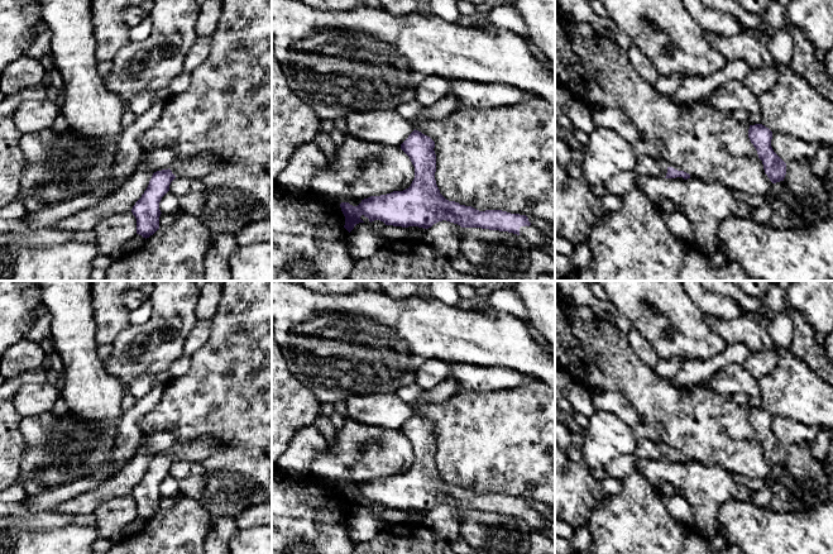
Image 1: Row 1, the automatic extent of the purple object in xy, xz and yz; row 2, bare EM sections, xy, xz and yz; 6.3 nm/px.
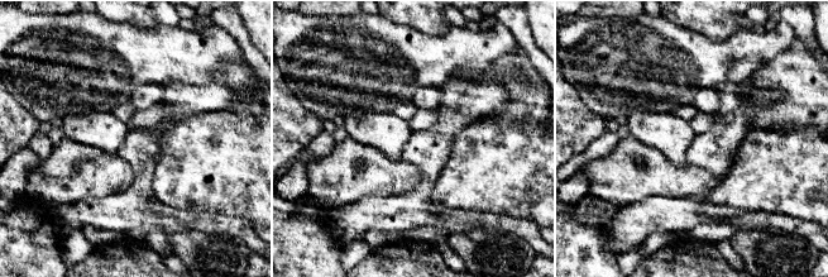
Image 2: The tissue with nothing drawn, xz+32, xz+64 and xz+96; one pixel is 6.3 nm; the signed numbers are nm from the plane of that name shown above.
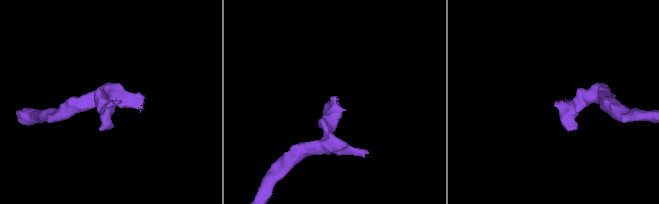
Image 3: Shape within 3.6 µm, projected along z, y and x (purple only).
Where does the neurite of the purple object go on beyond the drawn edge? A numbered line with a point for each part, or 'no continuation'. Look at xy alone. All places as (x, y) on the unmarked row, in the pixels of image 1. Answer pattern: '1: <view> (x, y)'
1: xy (200, 449)

